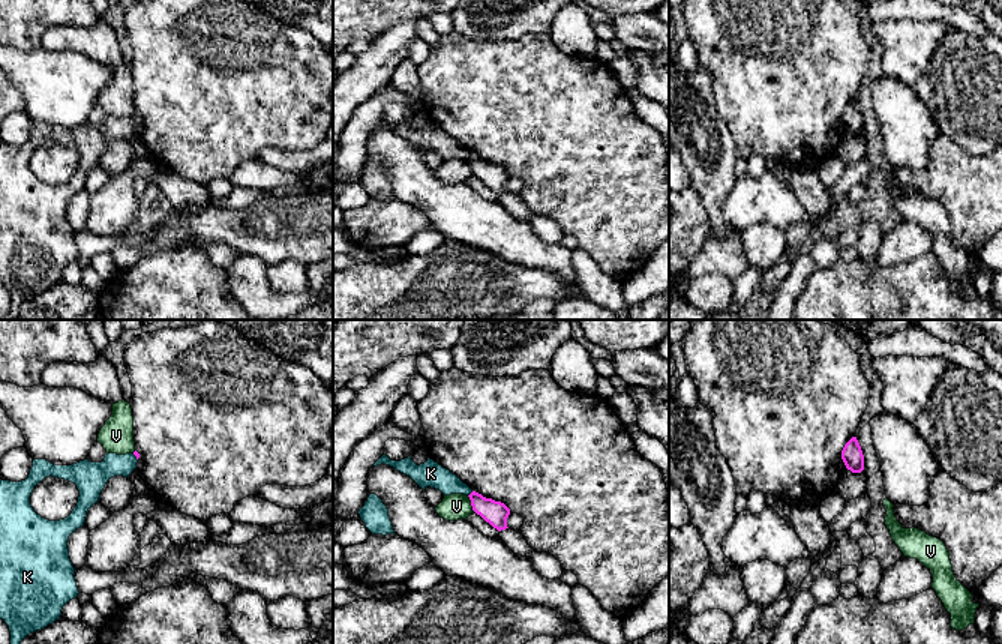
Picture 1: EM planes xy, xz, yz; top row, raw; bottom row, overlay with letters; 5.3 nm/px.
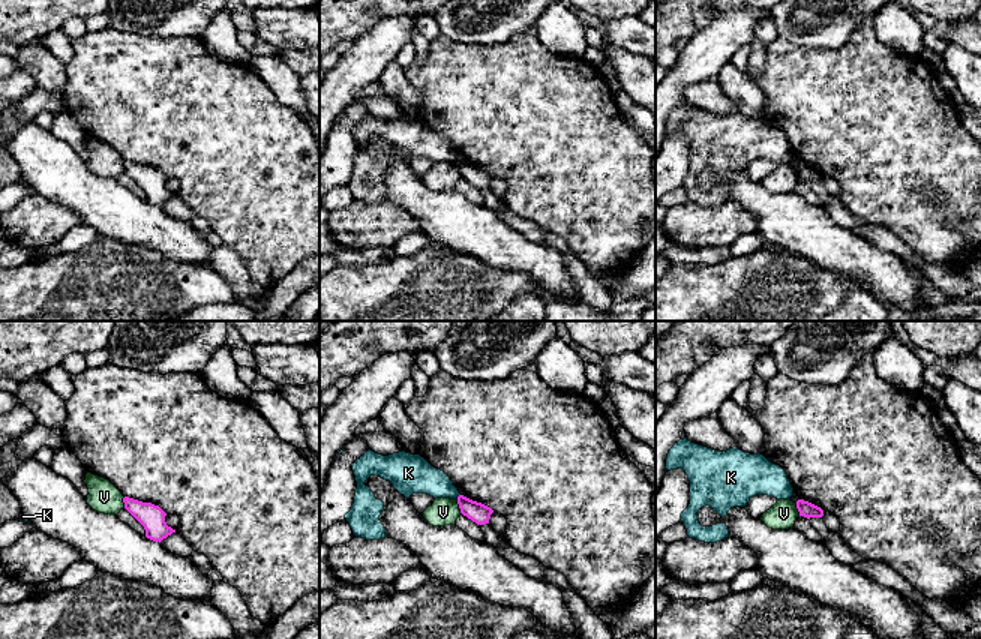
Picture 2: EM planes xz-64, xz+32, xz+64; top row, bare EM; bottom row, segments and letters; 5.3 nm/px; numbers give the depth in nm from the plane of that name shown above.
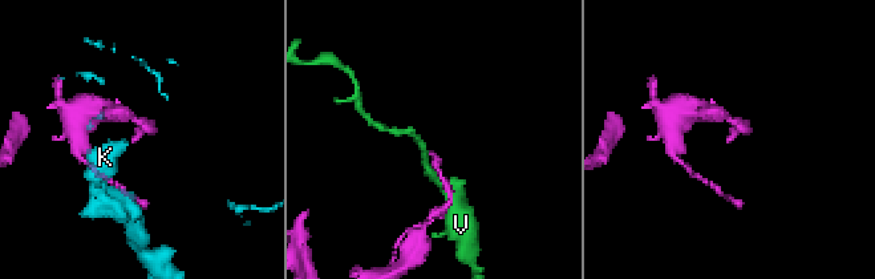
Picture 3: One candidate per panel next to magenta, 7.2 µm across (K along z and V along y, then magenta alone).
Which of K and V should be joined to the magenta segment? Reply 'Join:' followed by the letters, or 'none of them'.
Join: none of them

